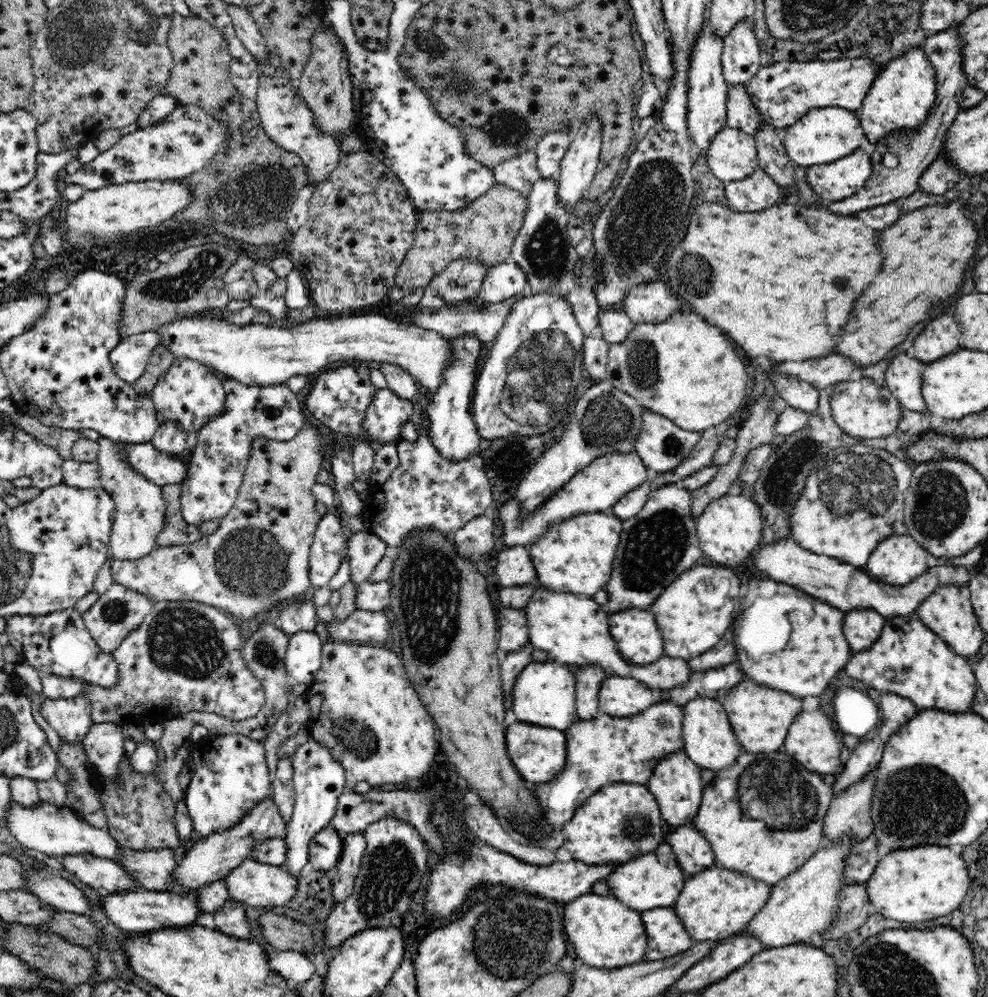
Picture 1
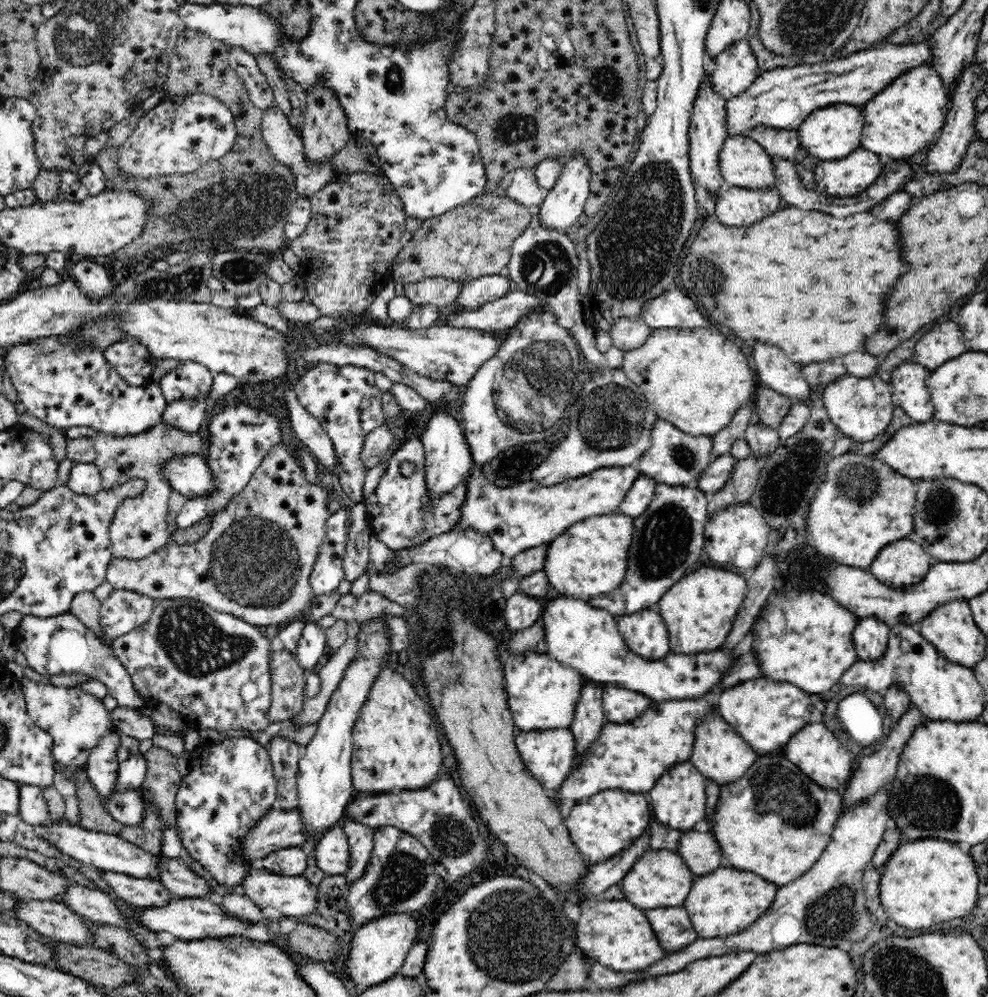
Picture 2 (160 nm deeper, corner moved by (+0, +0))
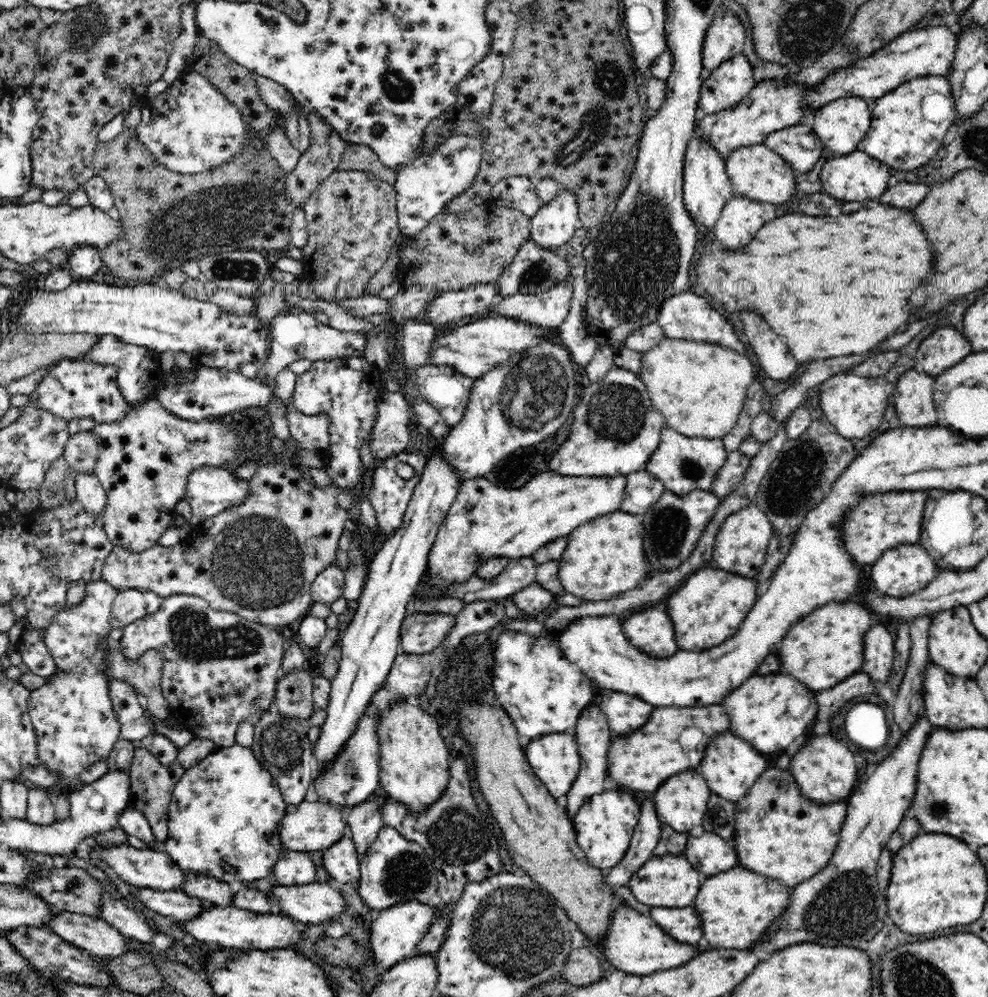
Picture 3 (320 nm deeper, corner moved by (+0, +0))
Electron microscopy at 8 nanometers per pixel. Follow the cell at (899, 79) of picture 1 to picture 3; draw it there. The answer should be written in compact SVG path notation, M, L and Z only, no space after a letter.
M928 75L908 80L883 97L871 101L870 128L858 150L867 152L895 171L924 166L948 141L957 114L947 77Z

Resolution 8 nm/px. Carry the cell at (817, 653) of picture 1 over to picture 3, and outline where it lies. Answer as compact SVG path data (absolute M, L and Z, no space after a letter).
M842 600L829 601L826 606L816 608L810 616L794 624L782 640L778 650L782 668L810 690L828 690L840 684L840 680L859 672L862 668L860 660L864 660L864 644L860 644L860 640L864 640L868 624L874 623L873 616L864 610L856 602Z

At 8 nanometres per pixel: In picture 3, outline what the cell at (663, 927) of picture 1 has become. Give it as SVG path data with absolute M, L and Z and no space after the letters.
M651 907L651 918L658 926L662 926L665 934L668 932L678 942L688 942L692 946L698 944L702 938L700 920L696 920L696 910L688 908L660 908Z

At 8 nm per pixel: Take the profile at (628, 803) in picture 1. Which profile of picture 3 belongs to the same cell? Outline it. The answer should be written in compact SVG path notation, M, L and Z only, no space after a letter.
M611 787L590 796L577 809L576 816L572 818L573 830L576 831L577 843L591 866L606 872L625 856L639 821L641 811L639 804L632 795Z

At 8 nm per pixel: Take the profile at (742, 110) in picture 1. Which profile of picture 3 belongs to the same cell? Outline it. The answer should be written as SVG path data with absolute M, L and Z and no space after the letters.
M798 123L776 132L770 132L766 136L764 144L782 156L795 171L810 172L814 168L814 164L820 160L824 146L818 140L814 144L814 148L804 148L798 140L800 134L812 134L812 124L808 126Z

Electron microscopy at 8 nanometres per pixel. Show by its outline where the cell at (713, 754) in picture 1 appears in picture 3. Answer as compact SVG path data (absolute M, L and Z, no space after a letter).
M726 732L718 738L714 738L704 754L704 760L701 760L698 770L706 779L707 785L712 793L717 794L724 800L740 800L752 788L753 782L767 768L766 761L759 750L754 750L751 744L736 738L734 734Z

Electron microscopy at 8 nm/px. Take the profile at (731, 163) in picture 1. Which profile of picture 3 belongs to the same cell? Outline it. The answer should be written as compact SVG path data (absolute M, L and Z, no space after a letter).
M764 143L741 145L725 158L729 182L736 194L750 200L767 201L768 204L784 204L796 196L795 170L782 156L770 150Z

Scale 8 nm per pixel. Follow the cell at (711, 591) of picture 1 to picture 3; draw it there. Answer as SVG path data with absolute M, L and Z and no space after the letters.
M709 565L697 570L670 596L666 608L674 622L676 642L682 650L712 648L728 640L732 634L736 634L740 622L746 618L758 598L754 578L714 569Z

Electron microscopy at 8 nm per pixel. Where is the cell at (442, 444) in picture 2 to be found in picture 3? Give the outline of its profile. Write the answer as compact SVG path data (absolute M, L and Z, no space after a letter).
M436 454L434 458L430 458L430 462L427 462L423 469L424 478L419 480L415 486L411 502L407 506L406 514L404 514L403 526L399 531L394 532L390 538L384 539L375 551L375 556L371 559L367 569L367 577L361 597L357 600L356 605L351 608L351 617L342 632L340 638L342 660L336 676L331 680L324 724L320 726L320 736L318 736L318 740L313 746L312 758L315 762L315 769L313 770L315 778L320 778L322 774L326 774L326 770L332 762L338 762L338 756L344 752L348 740L354 736L355 728L358 727L358 722L366 712L371 698L387 679L388 672L391 671L396 660L396 644L398 644L398 638L400 638L402 620L406 616L406 604L413 599L412 594L418 586L418 580L422 578L424 572L427 572L428 557L437 537L437 532L444 523L449 508L455 501L462 484L462 479L460 479L458 472L455 472L451 460L449 458L444 460L442 454Z

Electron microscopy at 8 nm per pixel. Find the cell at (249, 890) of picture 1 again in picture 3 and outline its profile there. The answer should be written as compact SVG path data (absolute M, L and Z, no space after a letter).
M333 882L308 885L277 885L267 894L270 903L279 905L280 914L303 924L323 924L340 916L347 908L344 896Z

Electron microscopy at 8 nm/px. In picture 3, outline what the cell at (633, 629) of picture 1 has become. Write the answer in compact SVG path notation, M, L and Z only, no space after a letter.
M652 608L642 614L626 615L624 618L628 618L624 622L624 634L640 651L660 658L672 656L678 650L672 632L672 620L668 620L668 614L664 614L664 610L660 612Z

